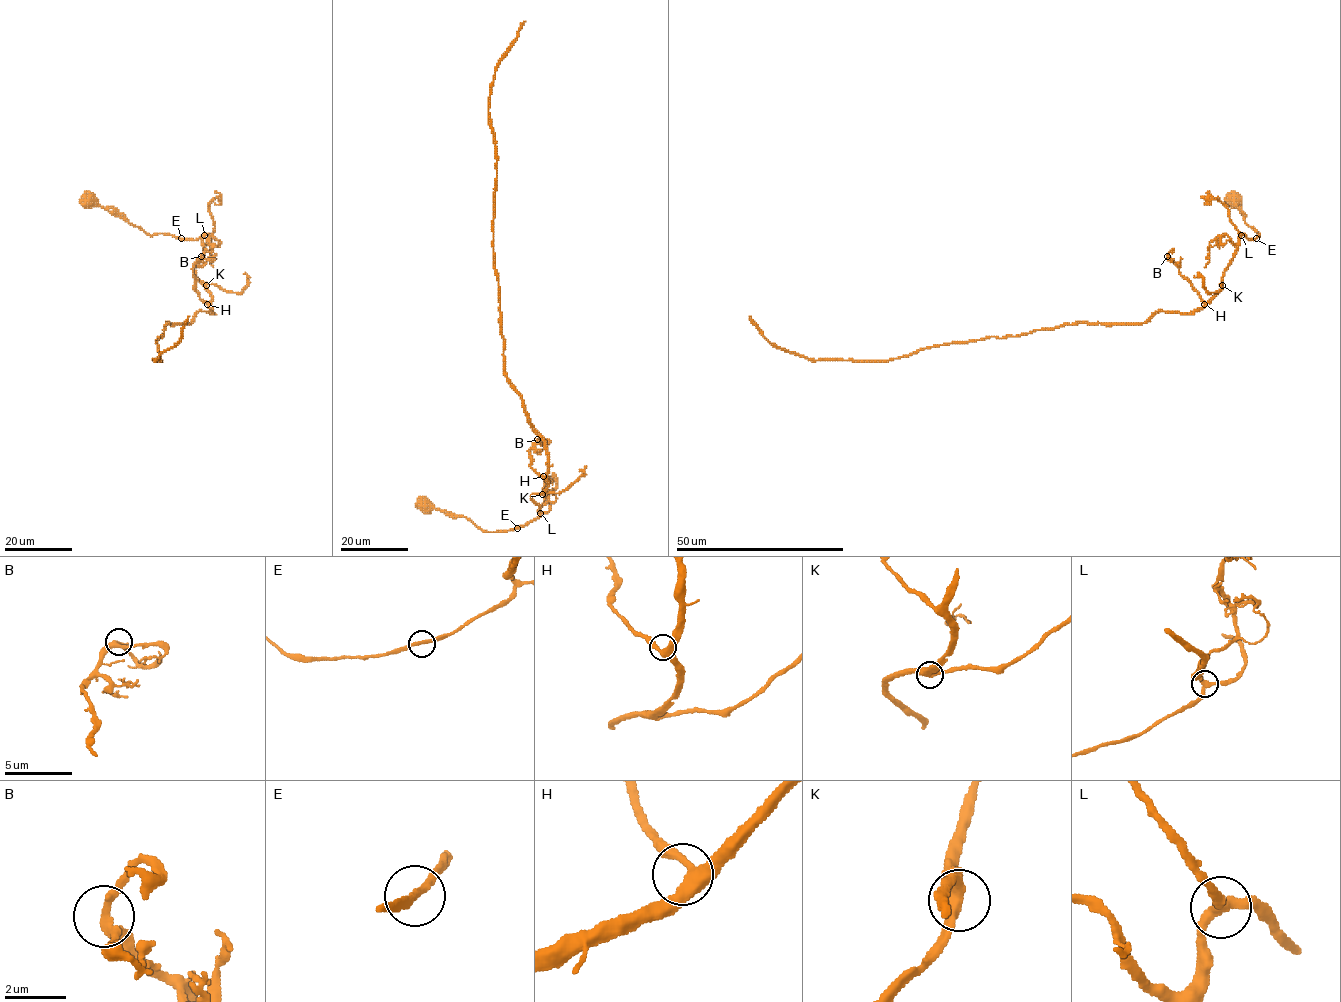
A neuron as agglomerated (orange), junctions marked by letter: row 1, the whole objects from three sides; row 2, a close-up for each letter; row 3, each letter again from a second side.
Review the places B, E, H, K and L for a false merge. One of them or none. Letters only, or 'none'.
none

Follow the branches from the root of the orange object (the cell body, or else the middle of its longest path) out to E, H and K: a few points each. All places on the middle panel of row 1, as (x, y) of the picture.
E: (424, 506), (423, 509), (439, 509), (453, 517), (466, 517), (486, 531), (516, 528)
H: (424, 506), (466, 517), (486, 531), (508, 531), (538, 516), (540, 507), (531, 496), (546, 488), (543, 476)
K: (424, 506), (453, 517), (466, 517), (486, 531), (503, 531), (535, 520), (540, 507), (531, 496), (542, 494)

